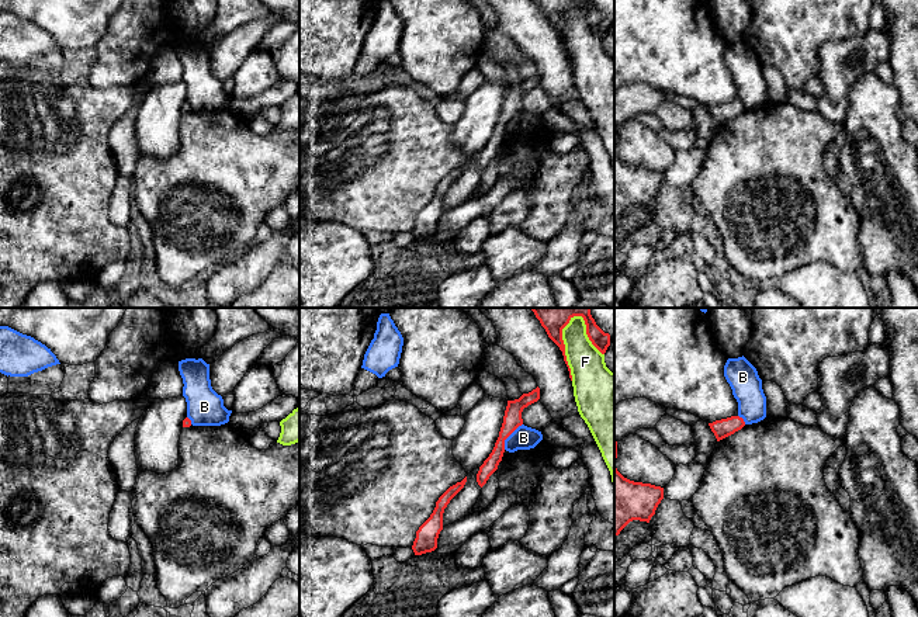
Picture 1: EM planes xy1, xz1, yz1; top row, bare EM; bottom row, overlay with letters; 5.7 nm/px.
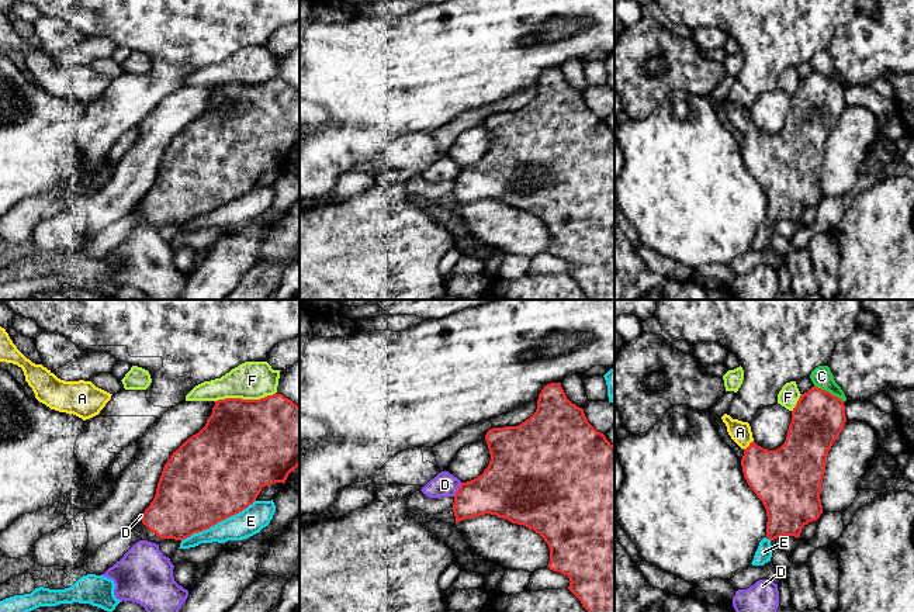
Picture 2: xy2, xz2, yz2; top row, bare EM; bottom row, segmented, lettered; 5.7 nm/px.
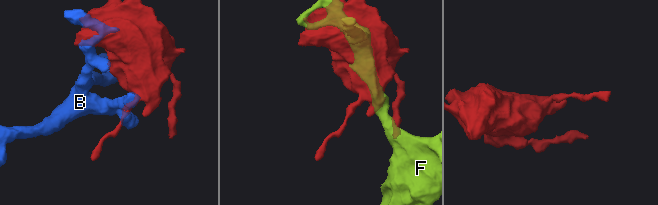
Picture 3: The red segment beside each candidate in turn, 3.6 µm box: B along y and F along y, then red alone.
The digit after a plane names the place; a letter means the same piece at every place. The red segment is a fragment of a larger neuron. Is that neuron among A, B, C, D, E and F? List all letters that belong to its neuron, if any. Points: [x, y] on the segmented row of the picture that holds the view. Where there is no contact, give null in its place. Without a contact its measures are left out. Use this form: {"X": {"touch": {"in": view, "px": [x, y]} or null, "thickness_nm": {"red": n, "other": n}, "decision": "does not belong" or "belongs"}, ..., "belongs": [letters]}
{"A": {"touch": {"in": "yz2", "px": [748, 446]}, "thickness_nm": {"red": 320, "other": 120}, "decision": "belongs"}, "B": {"touch": {"in": "xz1", "px": [509, 434]}, "thickness_nm": {"red": 110, "other": 140}, "decision": "does not belong"}, "C": {"touch": {"in": "yz2", "px": [830, 393]}, "thickness_nm": {"red": 300, "other": 120}, "decision": "does not belong"}, "D": {"touch": {"in": "xz2", "px": [459, 490]}, "thickness_nm": {"red": 300, "other": 140}, "decision": "does not belong"}, "E": {"touch": {"in": "xy2", "px": [218, 521]}, "thickness_nm": {"red": 500, "other": 160}, "decision": "does not belong"}, "F": {"touch": {"in": "xz1", "px": [564, 345]}, "thickness_nm": {"red": 220, "other": 220}, "decision": "does not belong"}, "belongs": ["A"]}

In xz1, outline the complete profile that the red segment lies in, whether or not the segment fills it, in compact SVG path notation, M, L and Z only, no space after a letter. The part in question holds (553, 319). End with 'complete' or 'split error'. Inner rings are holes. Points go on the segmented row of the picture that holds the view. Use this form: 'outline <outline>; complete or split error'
outline M531 308L531 311L534 312L536 318L540 320L541 326L545 329L548 337L550 337L550 339L560 347L560 350L562 351L564 361L565 361L565 364L567 364L567 367L568 367L571 381L572 381L572 375L571 375L571 368L569 368L568 361L567 361L567 356L565 356L565 344L564 344L564 340L562 340L562 329L569 323L569 320L571 320L574 316L582 316L582 318L583 318L585 325L586 325L586 335L588 335L589 340L592 342L592 344L593 344L602 354L605 354L606 350L607 350L607 347L610 346L610 335L609 335L609 333L605 333L605 332L596 325L595 319L593 319L592 315L590 315L590 308Z; complete

